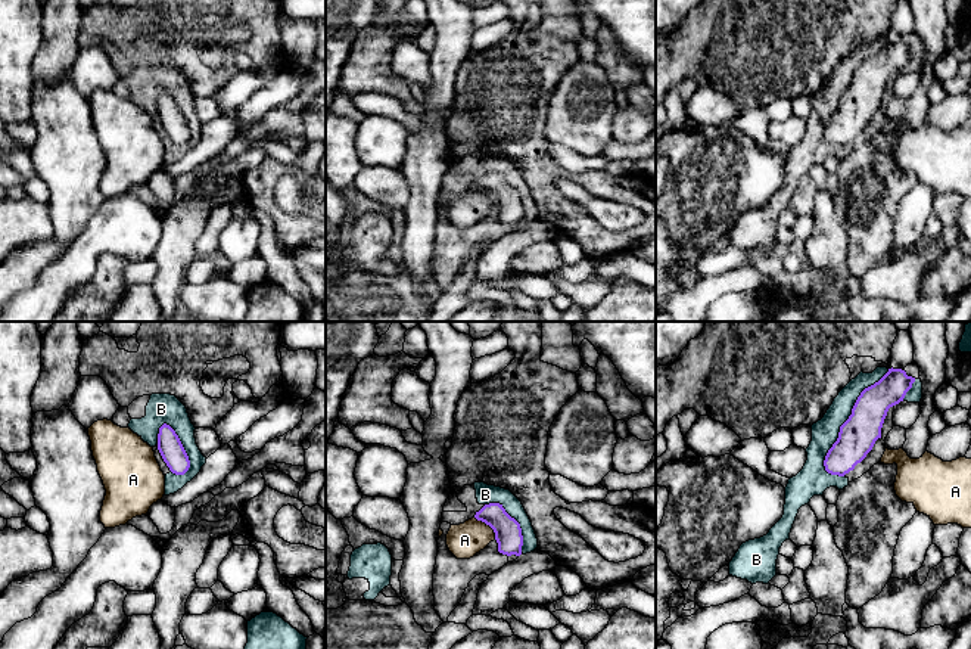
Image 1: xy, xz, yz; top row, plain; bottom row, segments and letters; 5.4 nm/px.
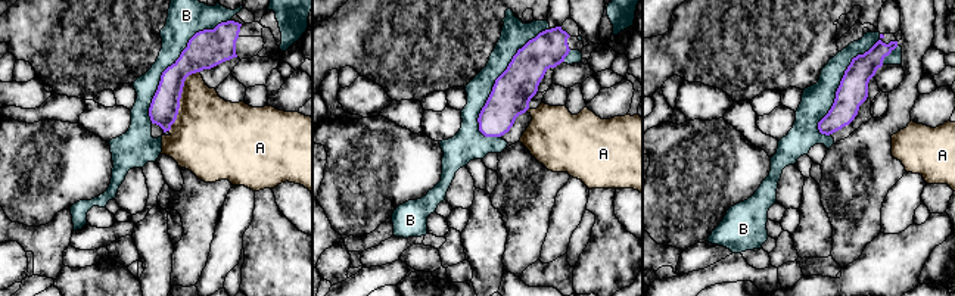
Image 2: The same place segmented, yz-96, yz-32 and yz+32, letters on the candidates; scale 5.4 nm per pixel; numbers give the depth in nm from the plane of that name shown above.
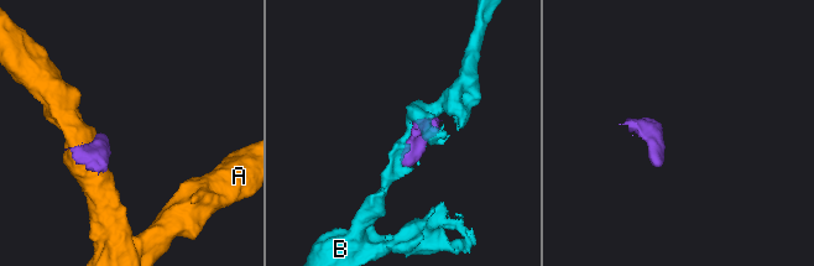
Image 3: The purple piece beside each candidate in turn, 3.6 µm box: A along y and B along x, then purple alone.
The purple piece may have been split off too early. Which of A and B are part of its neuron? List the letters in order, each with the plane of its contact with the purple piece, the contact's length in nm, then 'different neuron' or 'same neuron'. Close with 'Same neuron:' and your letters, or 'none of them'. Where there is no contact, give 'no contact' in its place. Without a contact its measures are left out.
A: meets purple in xz; contact 170 nm long; different neuron
B: meets purple in yz; contact 650 nm long; different neuron
Same neuron: none of them

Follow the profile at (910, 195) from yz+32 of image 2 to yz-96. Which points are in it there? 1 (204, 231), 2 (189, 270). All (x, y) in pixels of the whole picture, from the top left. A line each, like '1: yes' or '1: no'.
1: no
2: no

